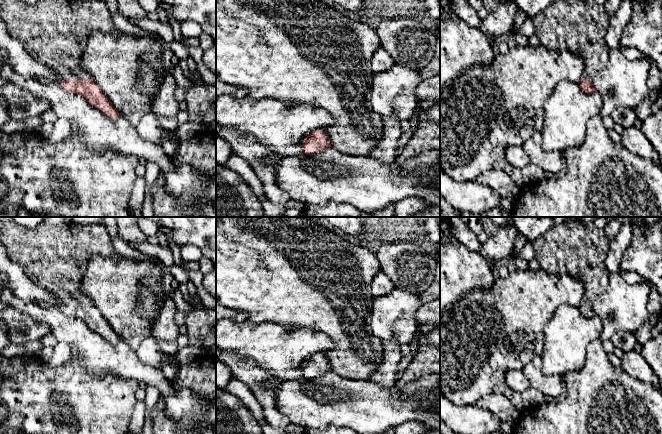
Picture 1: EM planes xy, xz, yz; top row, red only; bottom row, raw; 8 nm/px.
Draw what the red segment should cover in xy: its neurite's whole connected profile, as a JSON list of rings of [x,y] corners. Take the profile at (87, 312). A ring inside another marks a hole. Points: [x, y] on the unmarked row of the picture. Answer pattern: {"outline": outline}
{"outline": [[[0,217],[0,243],[6,248],[10,259],[24,269],[32,282],[60,300],[60,309],[65,315],[85,321],[109,342],[118,342],[117,333],[91,299],[81,291],[81,281],[89,258],[94,254],[118,254],[105,225],[80,225],[63,217],[46,217],[37,227],[27,228],[15,223],[12,217]]]}

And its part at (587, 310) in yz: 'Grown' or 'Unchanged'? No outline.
Grown

